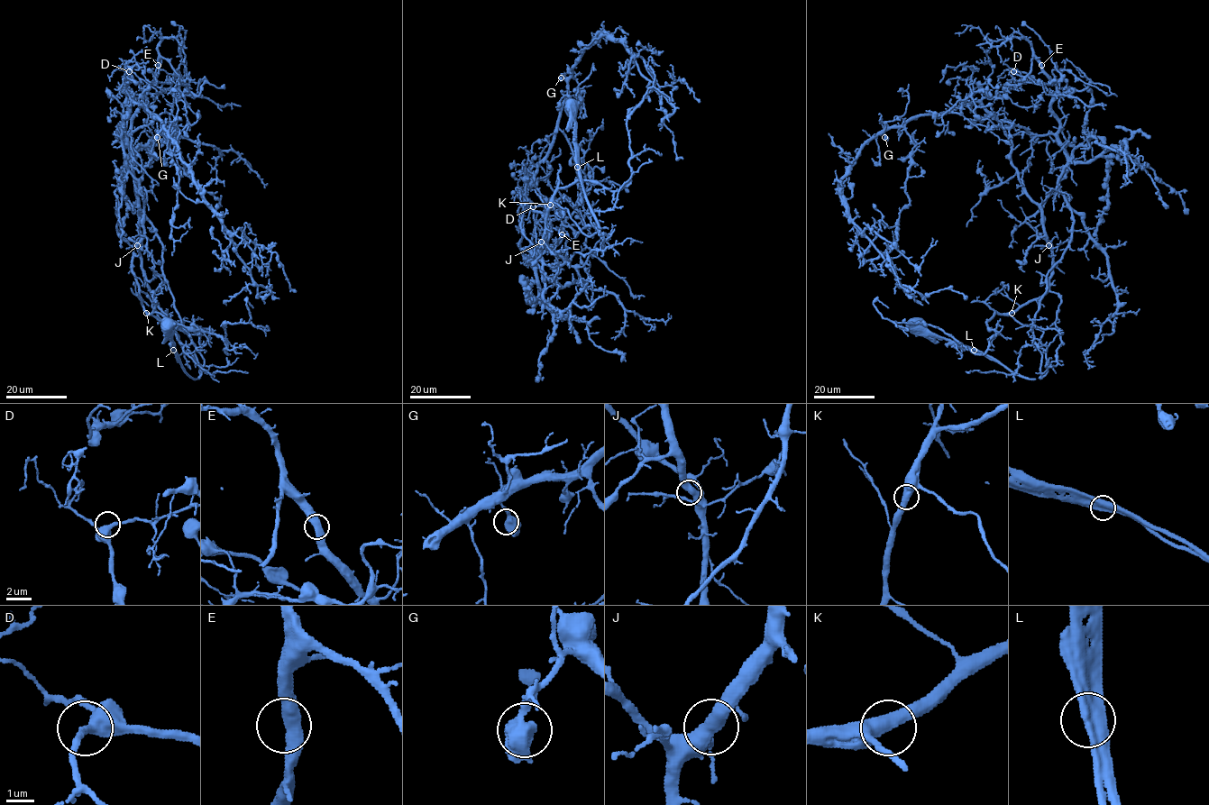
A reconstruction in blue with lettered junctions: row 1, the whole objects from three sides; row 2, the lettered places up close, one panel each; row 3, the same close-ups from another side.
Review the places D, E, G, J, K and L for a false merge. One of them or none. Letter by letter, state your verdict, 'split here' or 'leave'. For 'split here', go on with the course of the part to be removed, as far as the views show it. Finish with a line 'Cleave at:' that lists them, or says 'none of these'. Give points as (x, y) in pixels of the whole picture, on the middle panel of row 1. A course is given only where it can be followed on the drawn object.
D: leave
E: leave
G: leave
J: leave
K: leave
L: split here; course (577, 167), (608, 240), (587, 225), (546, 265), (532, 251), (562, 238), (547, 170), (559, 148)
Cleave at: L

